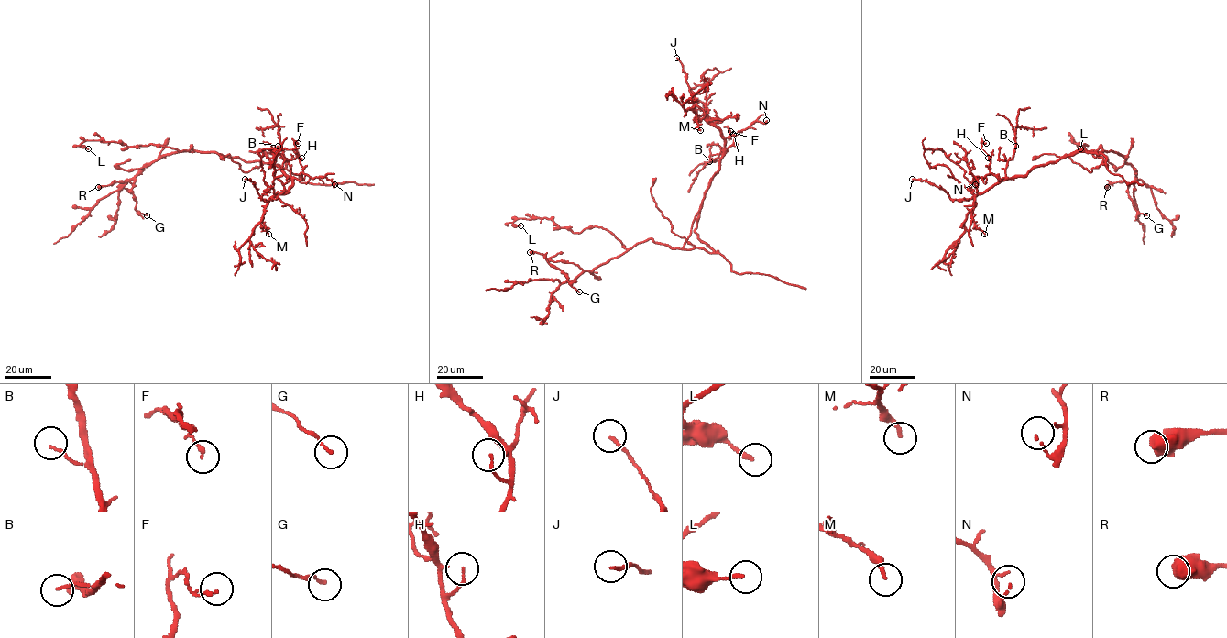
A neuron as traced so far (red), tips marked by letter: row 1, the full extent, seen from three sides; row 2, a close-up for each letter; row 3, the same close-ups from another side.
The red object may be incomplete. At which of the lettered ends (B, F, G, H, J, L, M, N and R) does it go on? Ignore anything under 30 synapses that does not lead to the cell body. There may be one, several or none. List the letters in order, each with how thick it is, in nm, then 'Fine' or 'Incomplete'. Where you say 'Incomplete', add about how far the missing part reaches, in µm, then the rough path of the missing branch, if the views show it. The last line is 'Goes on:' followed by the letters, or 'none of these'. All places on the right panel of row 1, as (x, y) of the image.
B: Thickness 110 nm. Fine
F: Thickness 150 nm. Fine
G: Thickness 130 nm. Fine
H: Thickness 110 nm. Fine
J: Thickness 140 nm. Fine
L: Thickness 190 nm. Fine
M: Thickness 180 nm. Fine
N: Thickness 100 nm. Fine
R: Thickness 750 nm. Fine
Goes on: none of these

